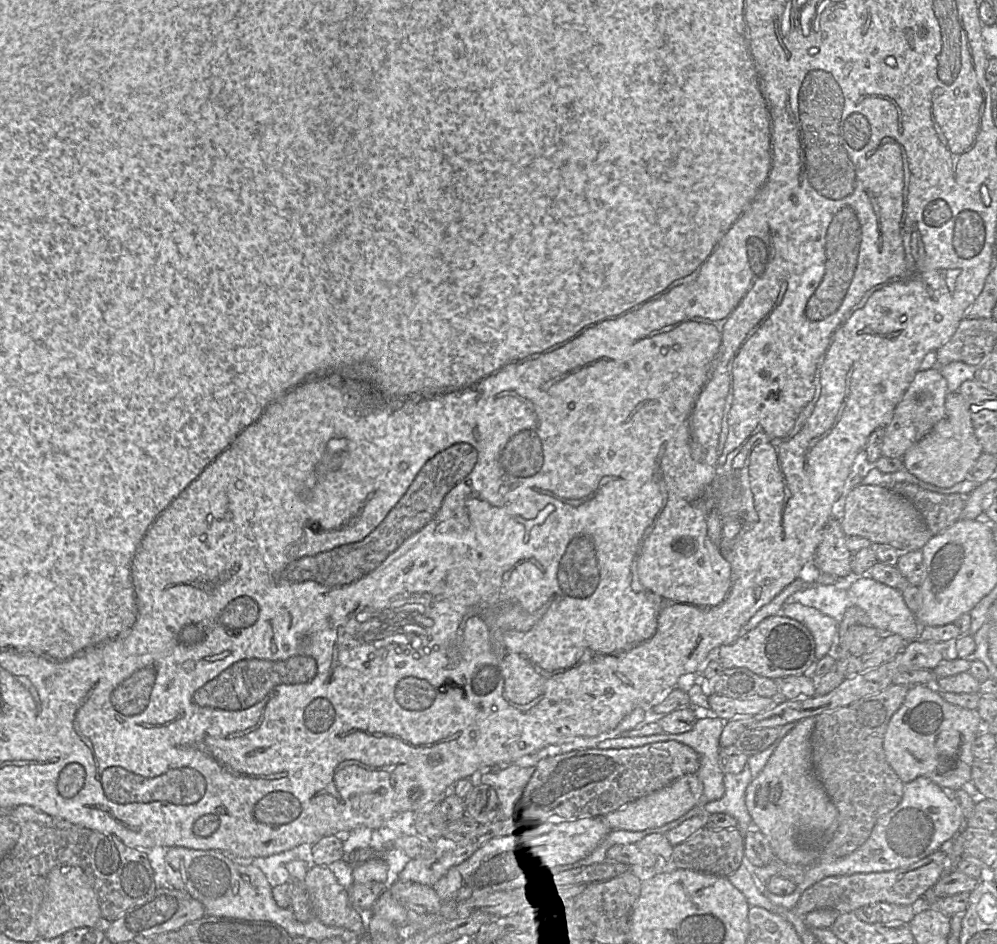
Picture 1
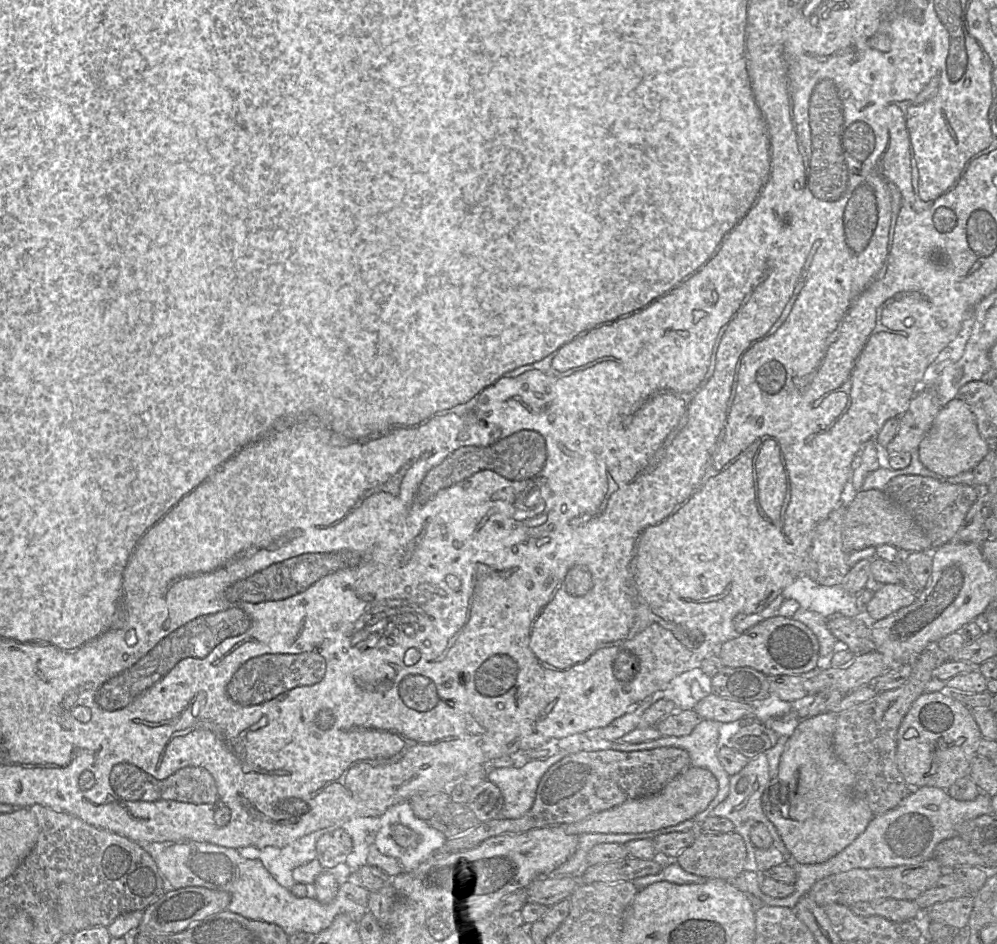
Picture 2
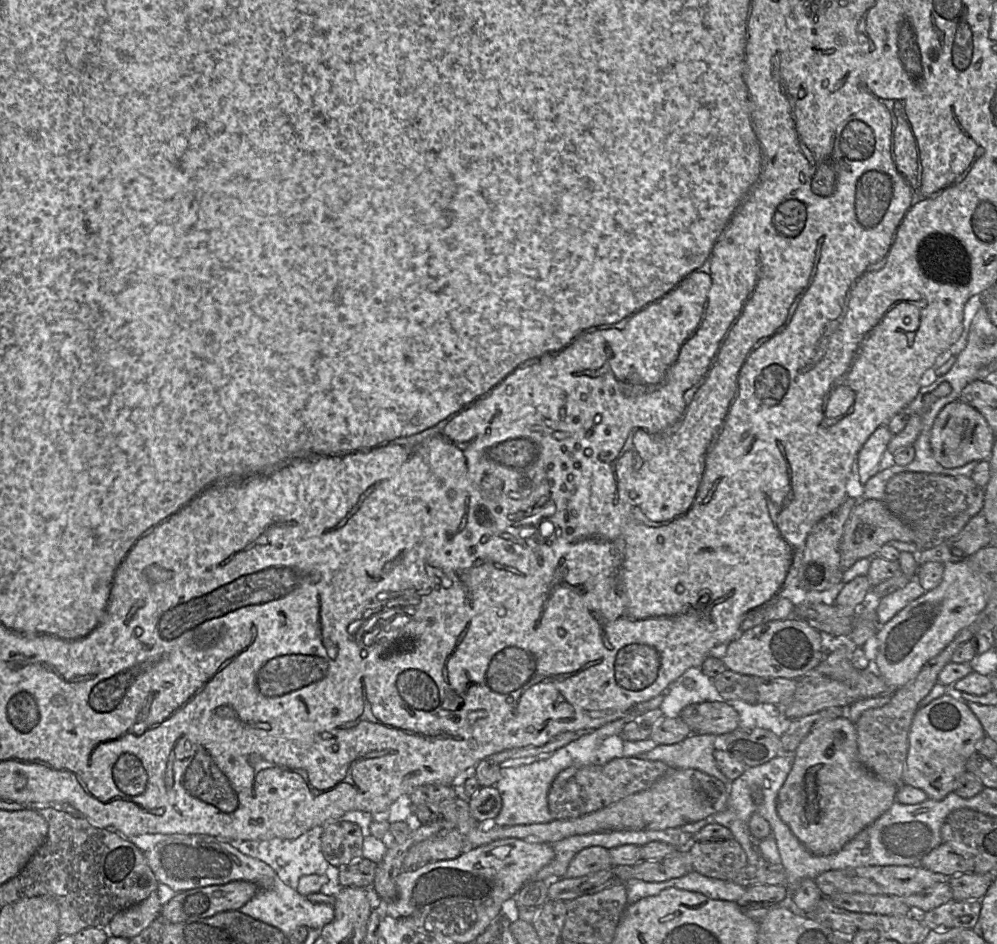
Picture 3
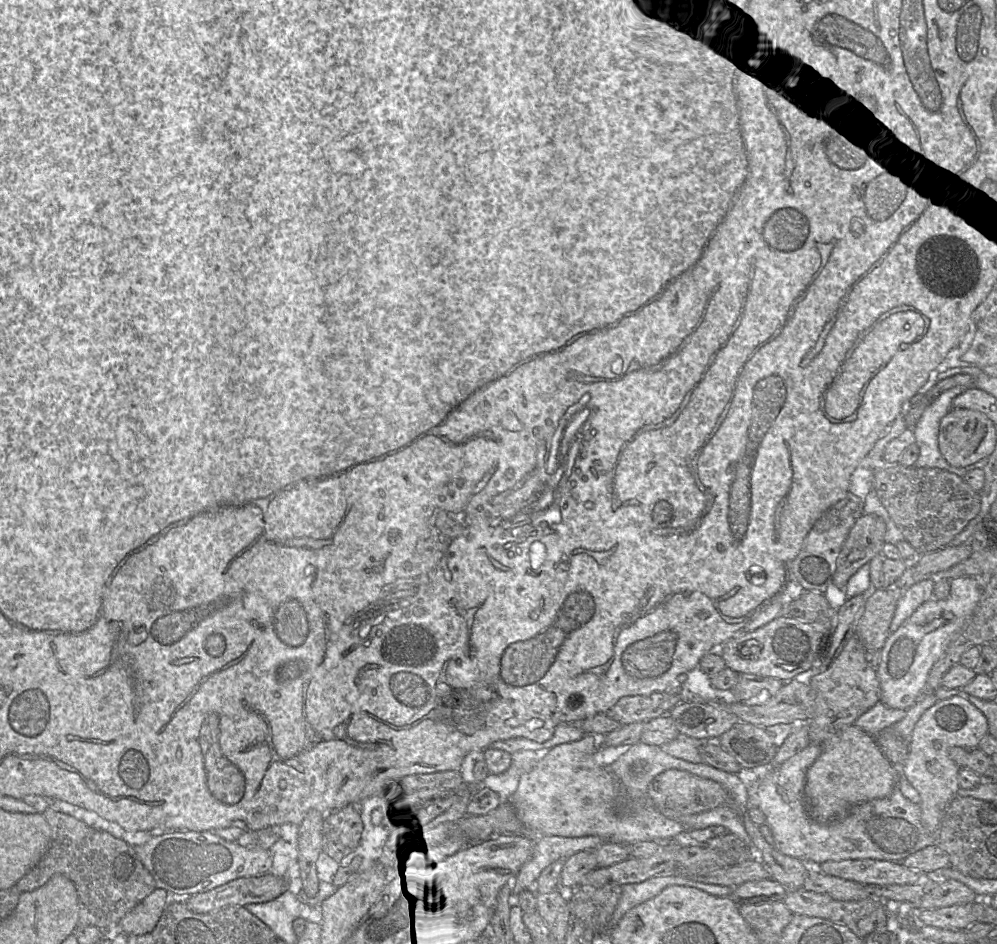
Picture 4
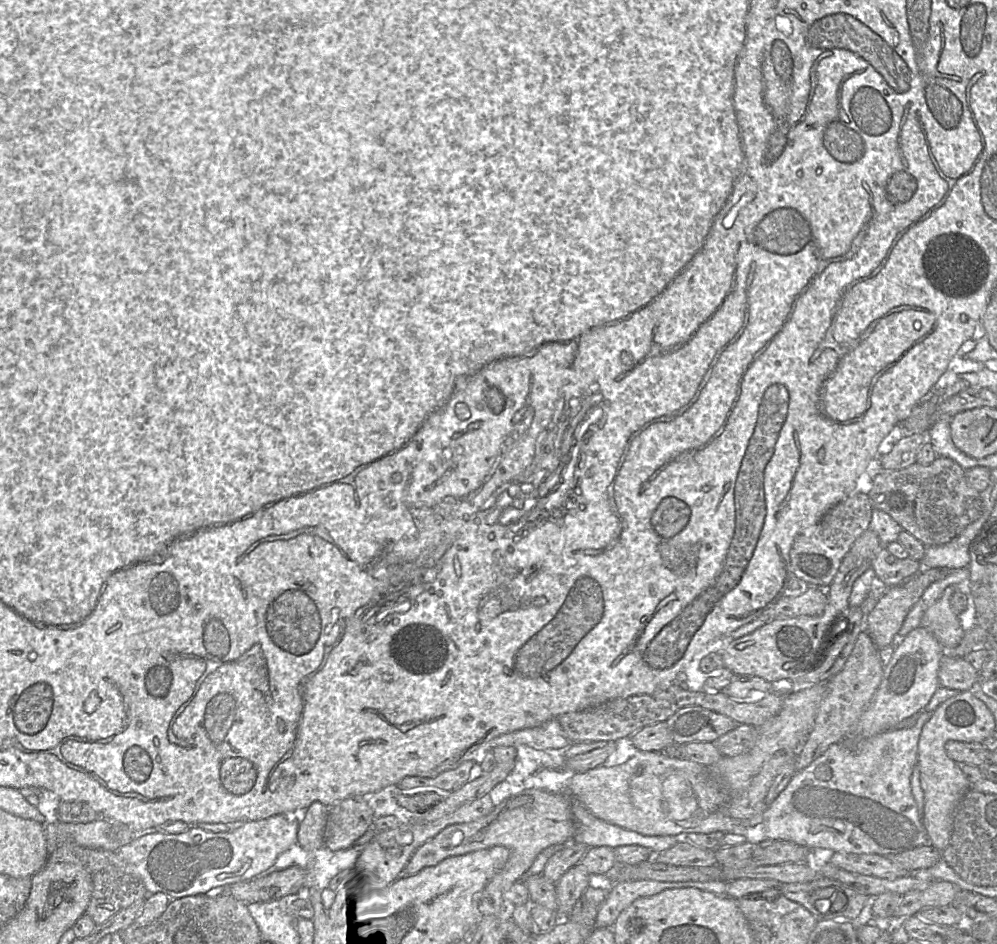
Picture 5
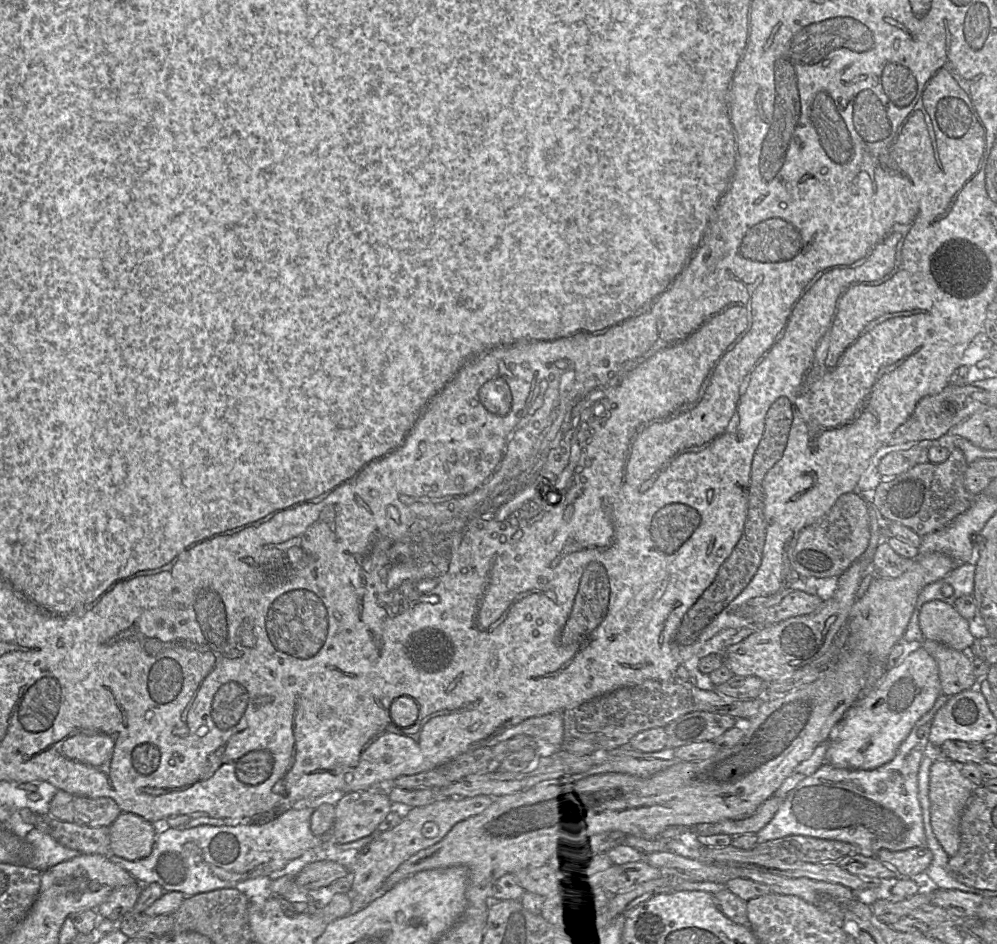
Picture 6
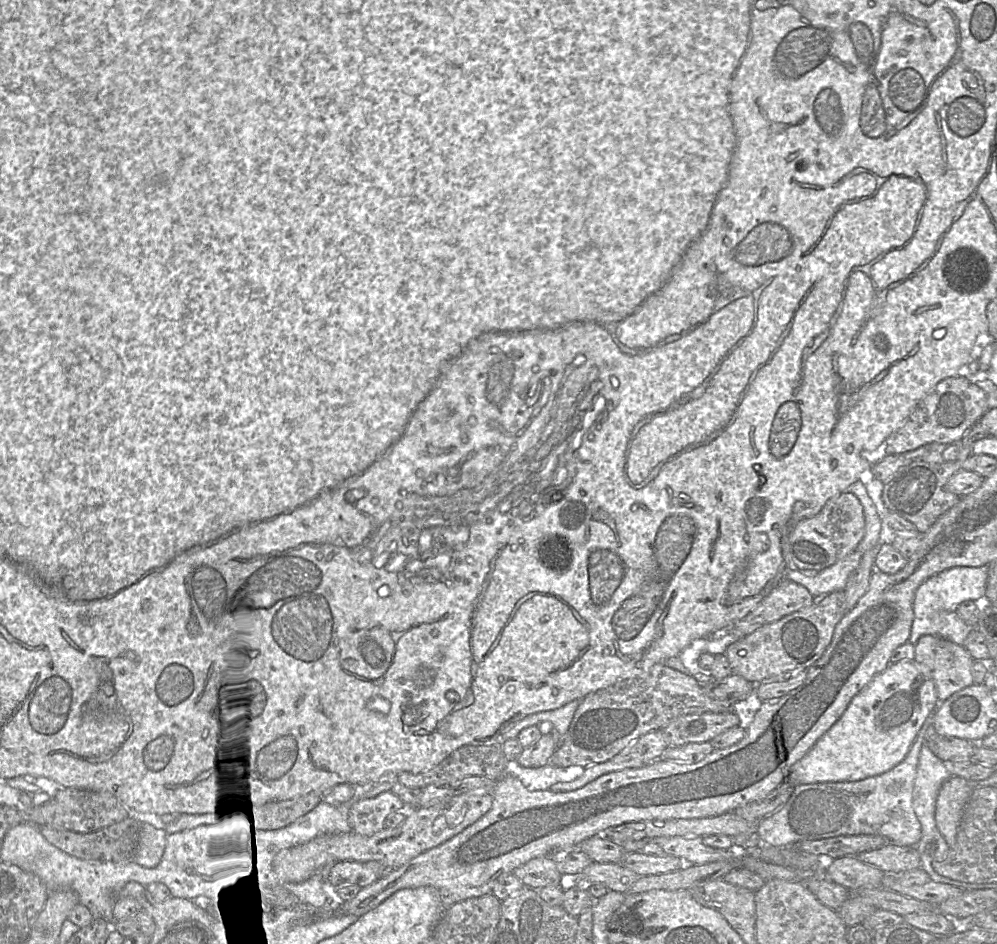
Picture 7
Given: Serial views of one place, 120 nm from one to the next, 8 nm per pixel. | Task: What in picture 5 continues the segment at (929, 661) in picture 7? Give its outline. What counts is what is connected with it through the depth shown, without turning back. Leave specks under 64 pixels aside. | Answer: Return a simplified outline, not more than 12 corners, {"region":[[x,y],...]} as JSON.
{"region":[[965,658],[940,661],[940,686],[964,692],[978,683],[979,672]]}

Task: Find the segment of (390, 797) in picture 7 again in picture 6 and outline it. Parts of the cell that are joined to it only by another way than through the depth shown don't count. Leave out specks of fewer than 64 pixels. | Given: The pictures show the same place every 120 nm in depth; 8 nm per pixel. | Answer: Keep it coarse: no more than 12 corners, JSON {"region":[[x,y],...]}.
{"region":[[384,792],[344,794],[334,805],[332,841],[378,833],[392,812]]}

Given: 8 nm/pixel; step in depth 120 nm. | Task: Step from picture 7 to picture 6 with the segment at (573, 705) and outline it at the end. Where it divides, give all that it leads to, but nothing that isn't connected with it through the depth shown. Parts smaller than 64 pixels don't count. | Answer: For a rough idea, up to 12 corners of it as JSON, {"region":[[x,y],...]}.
{"region":[[562,712],[524,720],[499,733],[494,743],[518,735],[562,749]]}

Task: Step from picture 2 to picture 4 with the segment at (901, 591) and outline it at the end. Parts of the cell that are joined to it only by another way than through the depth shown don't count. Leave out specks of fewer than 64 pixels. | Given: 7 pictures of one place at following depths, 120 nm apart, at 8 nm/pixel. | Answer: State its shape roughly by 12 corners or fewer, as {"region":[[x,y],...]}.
{"region":[[934,581],[904,590],[890,625],[895,632],[923,603],[933,598]]}

